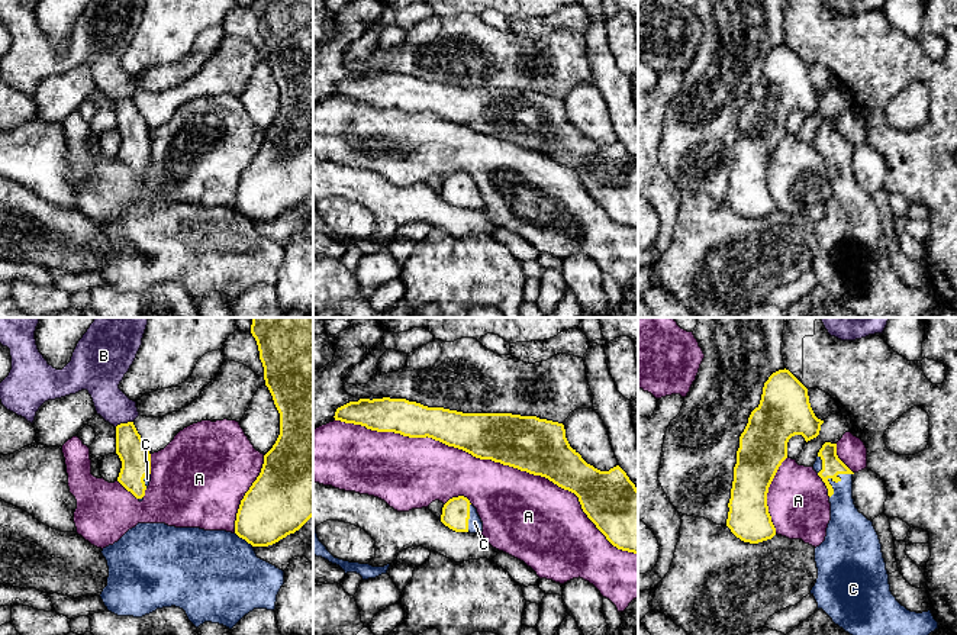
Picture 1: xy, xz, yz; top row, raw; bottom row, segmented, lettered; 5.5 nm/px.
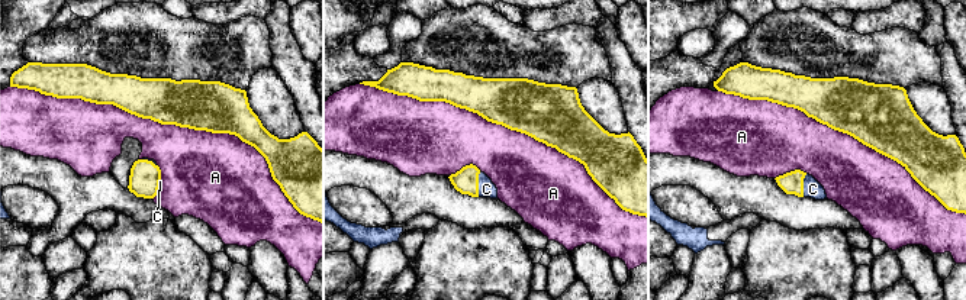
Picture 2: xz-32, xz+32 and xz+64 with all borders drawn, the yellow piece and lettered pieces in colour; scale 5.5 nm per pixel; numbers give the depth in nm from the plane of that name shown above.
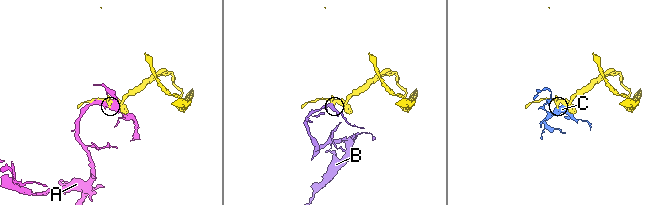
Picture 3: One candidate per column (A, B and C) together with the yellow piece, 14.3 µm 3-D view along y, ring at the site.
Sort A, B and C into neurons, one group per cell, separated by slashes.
A / B / C

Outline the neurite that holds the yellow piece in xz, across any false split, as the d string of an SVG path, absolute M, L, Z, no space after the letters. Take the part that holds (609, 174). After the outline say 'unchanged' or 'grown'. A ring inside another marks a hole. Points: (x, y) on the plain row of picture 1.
M390 72L349 77L338 83L334 93L377 107L394 107L409 113L428 112L476 133L545 152L579 173L583 187L613 222L638 229L638 164L619 141L600 146L587 139L570 122L563 99L512 88L463 88Z; unchanged

